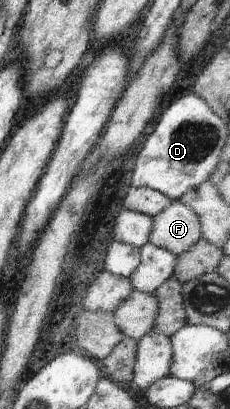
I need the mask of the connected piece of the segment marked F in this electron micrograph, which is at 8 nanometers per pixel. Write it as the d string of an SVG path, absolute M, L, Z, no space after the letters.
M172 201L153 218L149 242L180 256L202 239L198 215L182 201Z

